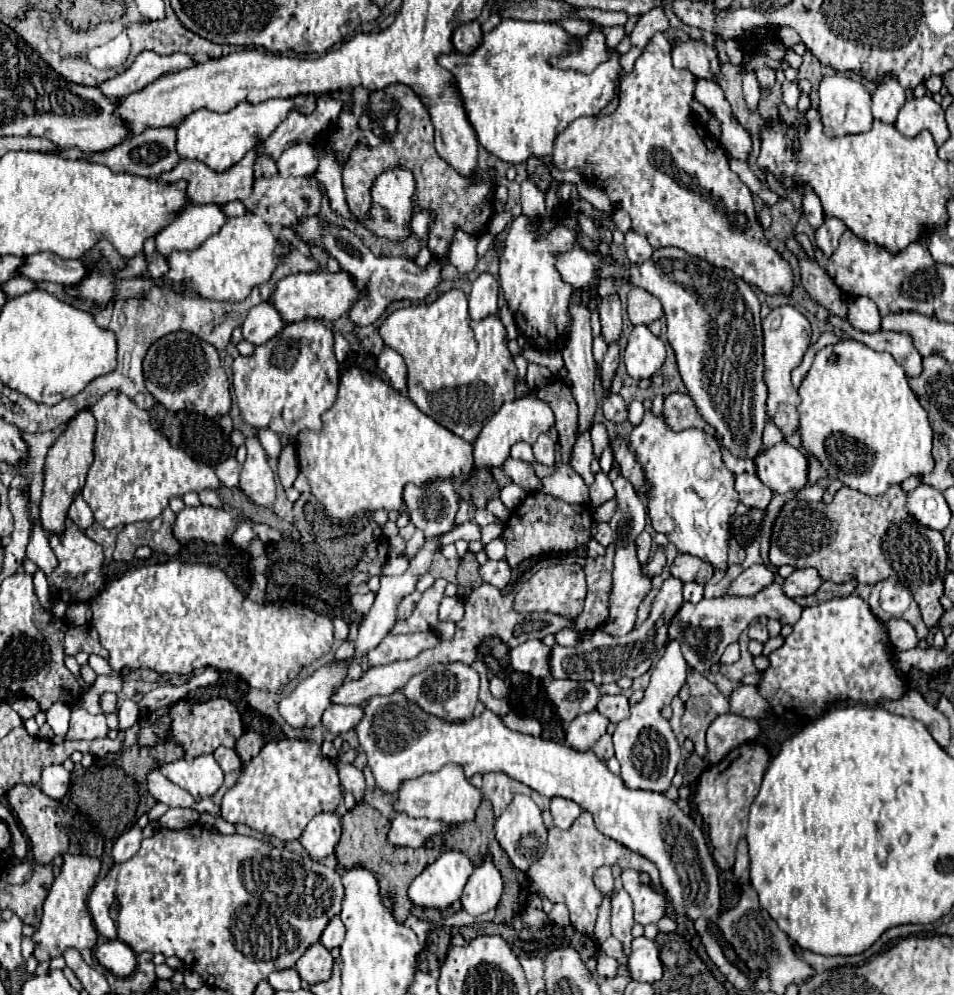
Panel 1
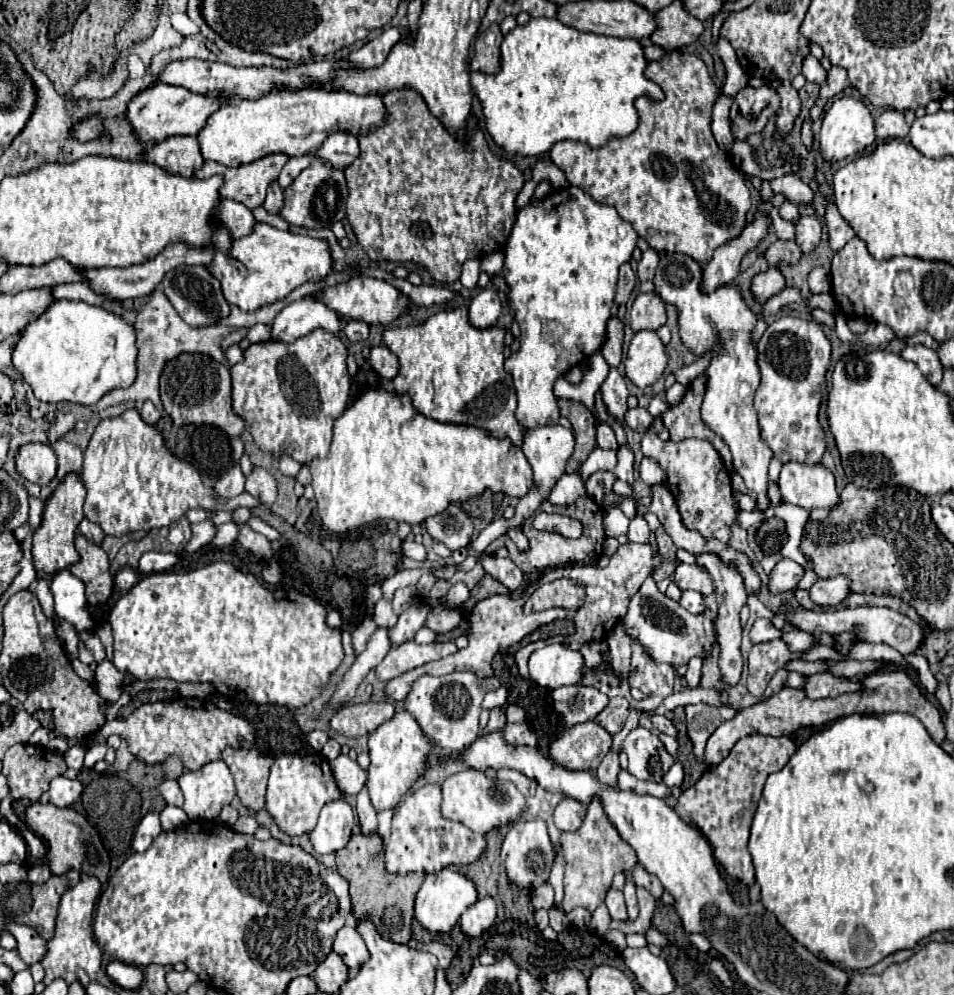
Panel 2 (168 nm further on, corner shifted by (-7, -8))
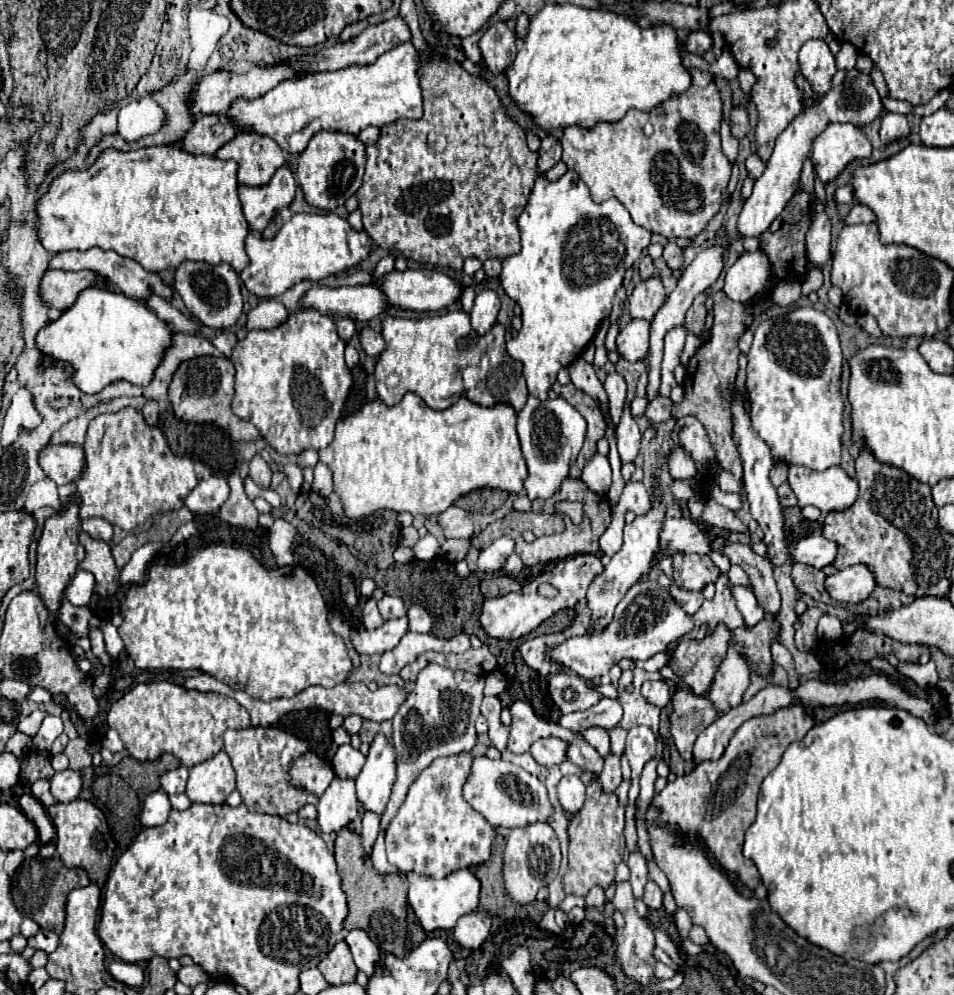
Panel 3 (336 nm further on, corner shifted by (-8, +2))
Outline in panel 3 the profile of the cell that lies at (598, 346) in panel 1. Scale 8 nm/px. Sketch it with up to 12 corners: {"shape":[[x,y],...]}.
{"shape":[[571,170],[537,178],[501,286],[529,394],[611,314],[649,246]]}

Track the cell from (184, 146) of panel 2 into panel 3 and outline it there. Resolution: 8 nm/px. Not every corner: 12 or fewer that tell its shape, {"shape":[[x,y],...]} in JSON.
{"shape":[[225,114],[199,116],[183,138],[193,154],[213,156],[239,134]]}

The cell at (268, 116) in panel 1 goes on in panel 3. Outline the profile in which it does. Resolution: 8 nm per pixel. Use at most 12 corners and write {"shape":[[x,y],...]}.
{"shape":[[421,60],[283,80],[237,100],[237,128],[301,154],[315,132],[423,116]]}

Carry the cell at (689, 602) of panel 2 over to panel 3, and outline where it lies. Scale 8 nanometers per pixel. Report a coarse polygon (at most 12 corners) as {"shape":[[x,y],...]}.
{"shape":[[671,584],[669,592],[687,614],[701,608],[701,592]]}

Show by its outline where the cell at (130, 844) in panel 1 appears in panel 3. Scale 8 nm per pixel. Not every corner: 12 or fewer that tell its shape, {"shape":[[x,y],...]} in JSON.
{"shape":[[151,792],[143,804],[141,824],[161,826],[171,812],[167,792]]}

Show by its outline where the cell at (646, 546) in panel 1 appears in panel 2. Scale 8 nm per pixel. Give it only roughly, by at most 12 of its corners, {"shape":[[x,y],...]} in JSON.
{"shape":[[644,518],[630,522],[630,542],[650,542],[650,528]]}

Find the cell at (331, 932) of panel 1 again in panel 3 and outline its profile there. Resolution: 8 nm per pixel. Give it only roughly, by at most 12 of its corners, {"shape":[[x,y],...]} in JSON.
{"shape":[[363,930],[345,934],[355,964],[373,976],[383,952]]}

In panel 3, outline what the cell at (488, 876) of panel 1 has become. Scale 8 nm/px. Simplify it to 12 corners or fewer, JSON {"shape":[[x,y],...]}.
{"shape":[[483,910],[459,918],[453,936],[463,948],[477,950],[491,930]]}

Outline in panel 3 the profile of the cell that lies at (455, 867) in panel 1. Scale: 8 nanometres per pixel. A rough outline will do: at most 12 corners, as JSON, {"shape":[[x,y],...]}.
{"shape":[[471,870],[405,874],[423,930],[453,930],[479,906]]}

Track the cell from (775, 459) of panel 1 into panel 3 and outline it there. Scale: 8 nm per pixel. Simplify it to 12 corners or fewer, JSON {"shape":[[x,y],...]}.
{"shape":[[789,466],[799,508],[847,510],[859,484],[839,466]]}

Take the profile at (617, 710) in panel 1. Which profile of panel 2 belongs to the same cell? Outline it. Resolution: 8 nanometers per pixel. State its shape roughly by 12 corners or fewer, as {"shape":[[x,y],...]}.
{"shape":[[612,698],[596,722],[614,736],[630,712],[626,698]]}

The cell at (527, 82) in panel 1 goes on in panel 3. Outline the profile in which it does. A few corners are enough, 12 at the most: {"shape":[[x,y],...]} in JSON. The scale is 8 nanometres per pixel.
{"shape":[[547,4],[507,70],[545,130],[691,86],[671,24]]}

